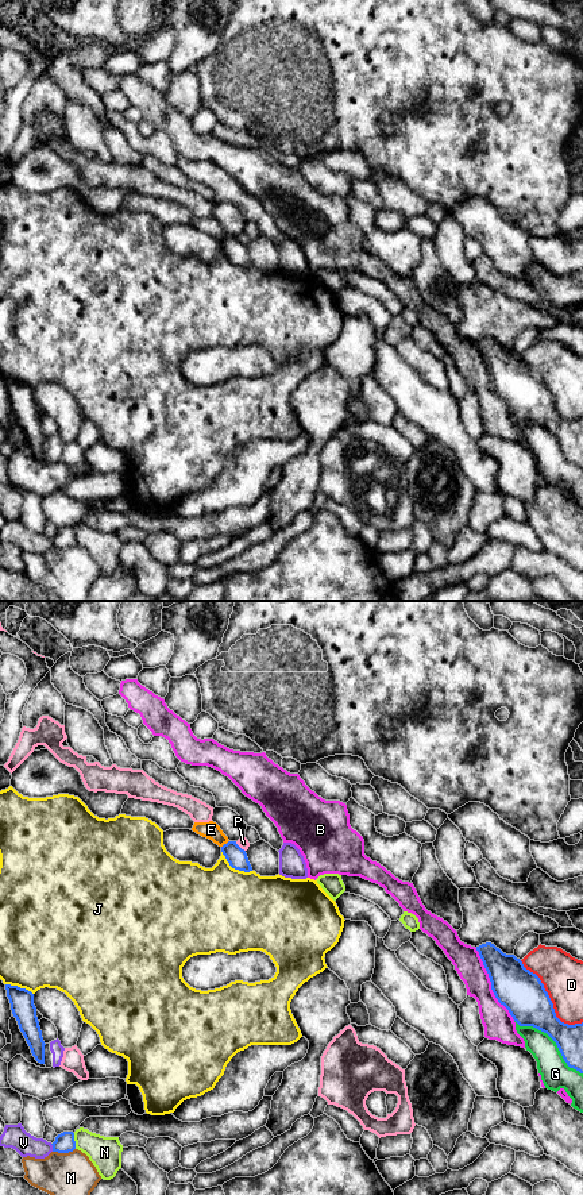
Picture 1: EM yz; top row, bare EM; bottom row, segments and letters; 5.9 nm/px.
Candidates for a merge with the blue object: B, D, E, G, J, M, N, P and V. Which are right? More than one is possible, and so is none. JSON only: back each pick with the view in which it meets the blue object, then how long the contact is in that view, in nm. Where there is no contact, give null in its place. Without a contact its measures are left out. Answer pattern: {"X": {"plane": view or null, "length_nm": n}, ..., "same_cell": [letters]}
{"same_cell": []}

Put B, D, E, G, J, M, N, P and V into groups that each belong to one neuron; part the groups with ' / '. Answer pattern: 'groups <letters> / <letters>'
groups B E / D / G / J / M / N / P / V

